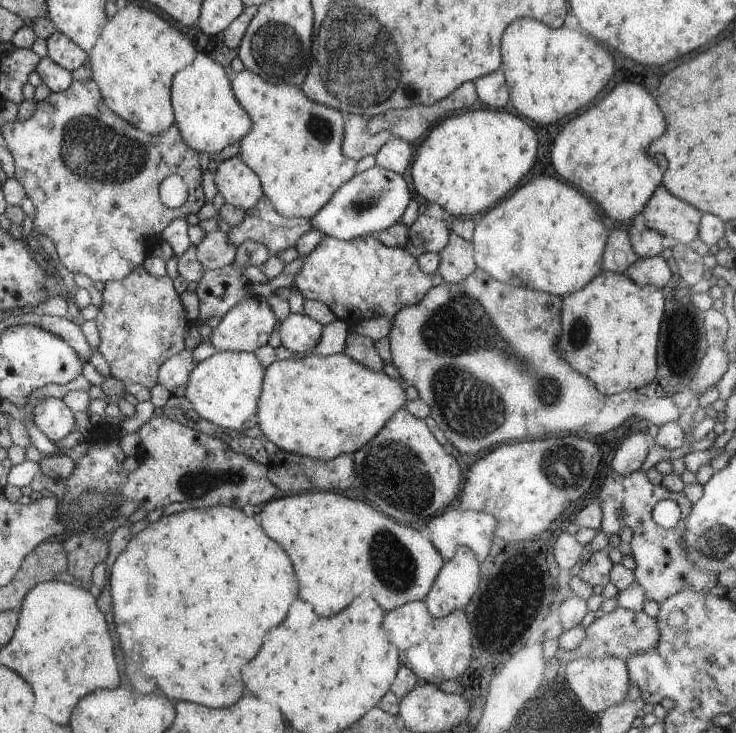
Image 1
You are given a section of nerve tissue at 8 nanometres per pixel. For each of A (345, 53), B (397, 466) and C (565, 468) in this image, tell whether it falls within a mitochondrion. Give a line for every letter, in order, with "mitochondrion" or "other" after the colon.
A: mitochondrion
B: mitochondrion
C: mitochondrion

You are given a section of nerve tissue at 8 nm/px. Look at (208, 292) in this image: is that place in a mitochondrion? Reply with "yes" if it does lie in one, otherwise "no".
no

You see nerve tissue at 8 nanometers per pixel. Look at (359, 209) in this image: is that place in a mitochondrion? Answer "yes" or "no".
yes

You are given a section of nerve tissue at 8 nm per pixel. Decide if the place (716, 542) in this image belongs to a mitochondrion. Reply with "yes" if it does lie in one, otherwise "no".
yes

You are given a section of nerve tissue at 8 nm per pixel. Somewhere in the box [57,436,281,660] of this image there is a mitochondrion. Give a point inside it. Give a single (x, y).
(200, 485)

